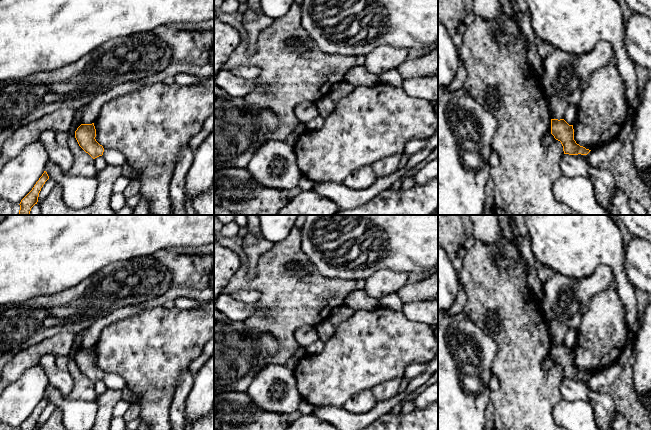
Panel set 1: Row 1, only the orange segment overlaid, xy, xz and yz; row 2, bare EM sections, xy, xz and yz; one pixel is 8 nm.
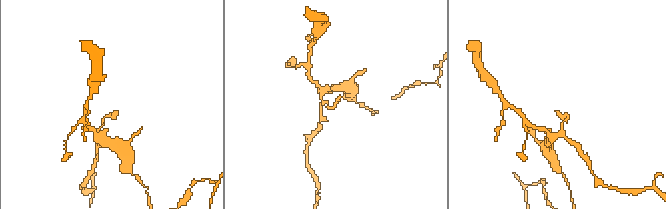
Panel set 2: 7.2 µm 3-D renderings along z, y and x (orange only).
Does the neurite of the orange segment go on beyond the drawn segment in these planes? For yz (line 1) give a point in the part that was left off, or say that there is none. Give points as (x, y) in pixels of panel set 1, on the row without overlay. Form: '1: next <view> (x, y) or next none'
1: next none

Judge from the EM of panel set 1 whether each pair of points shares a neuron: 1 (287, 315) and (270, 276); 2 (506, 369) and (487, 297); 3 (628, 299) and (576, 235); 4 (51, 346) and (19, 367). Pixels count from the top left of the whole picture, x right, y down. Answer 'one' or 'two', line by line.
1: one
2: one
3: one
4: one

